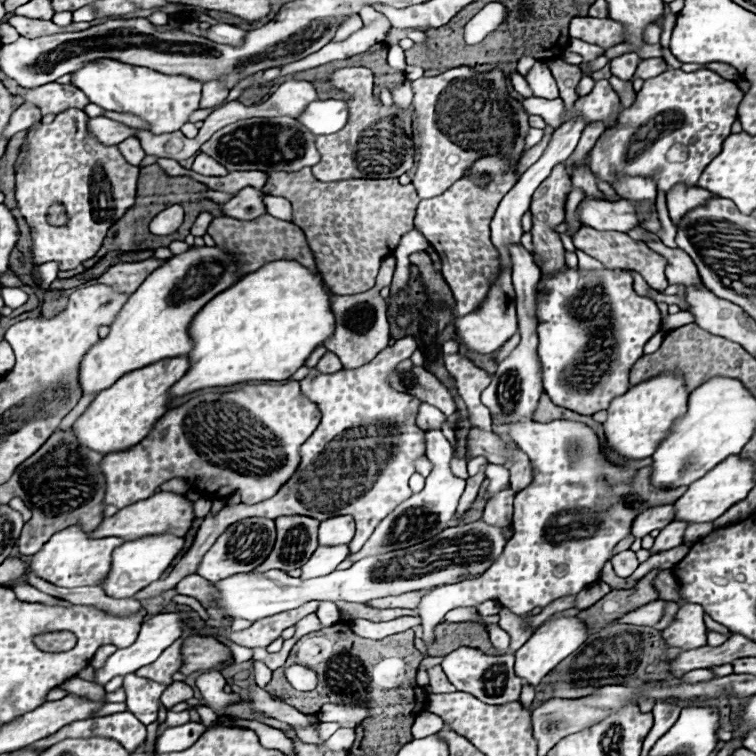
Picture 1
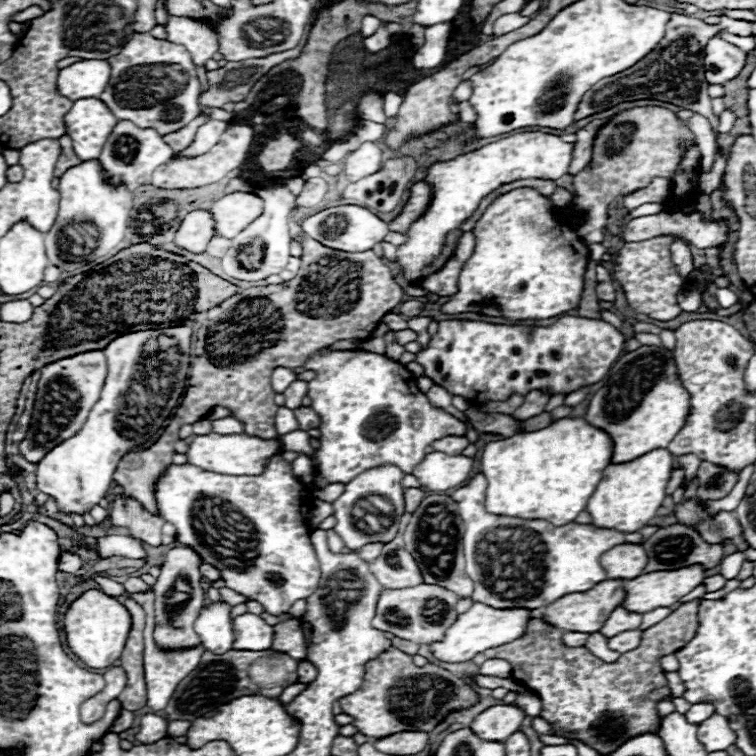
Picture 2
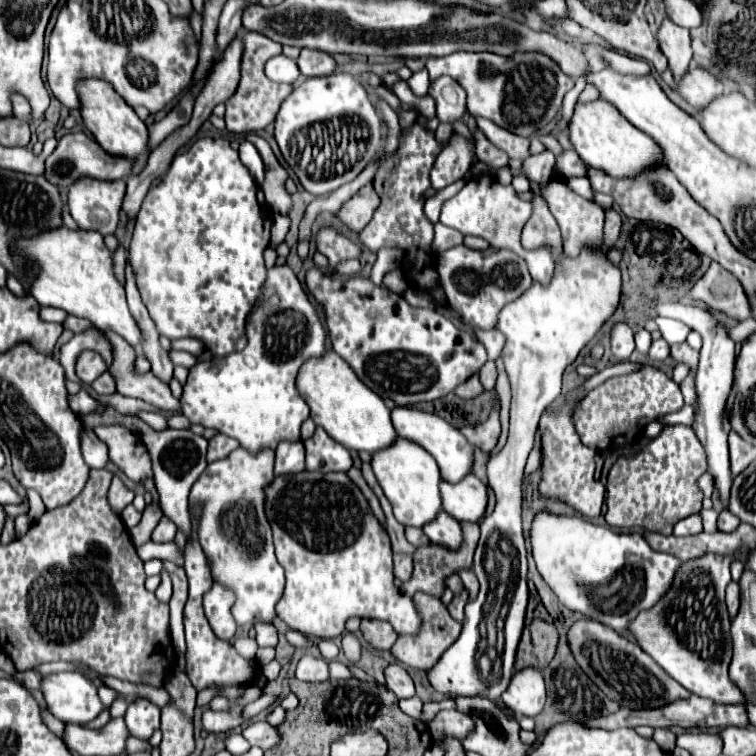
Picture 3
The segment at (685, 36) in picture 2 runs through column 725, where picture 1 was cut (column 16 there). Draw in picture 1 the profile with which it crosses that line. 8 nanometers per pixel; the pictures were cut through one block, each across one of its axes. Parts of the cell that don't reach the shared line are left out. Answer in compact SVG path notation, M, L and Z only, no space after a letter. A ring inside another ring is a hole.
M18 16L12 20L12 26L18 30L20 36L26 36L26 38L38 38L42 34L60 34L64 32L77 32L90 28L89 22L80 22L76 24L72 22L69 26L56 26L54 22L50 20L30 20L30 18L24 18L24 16Z

